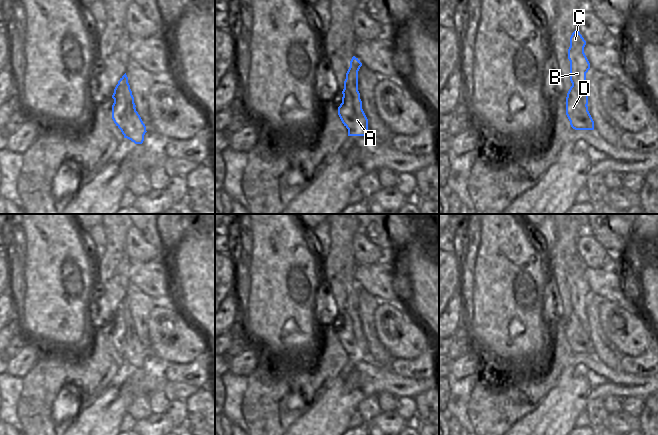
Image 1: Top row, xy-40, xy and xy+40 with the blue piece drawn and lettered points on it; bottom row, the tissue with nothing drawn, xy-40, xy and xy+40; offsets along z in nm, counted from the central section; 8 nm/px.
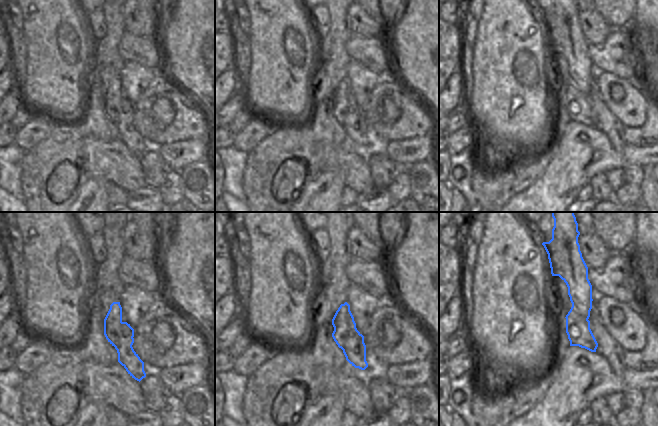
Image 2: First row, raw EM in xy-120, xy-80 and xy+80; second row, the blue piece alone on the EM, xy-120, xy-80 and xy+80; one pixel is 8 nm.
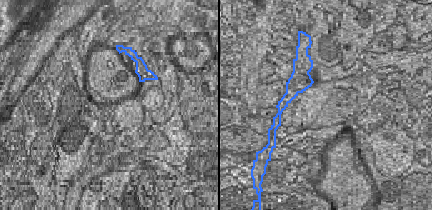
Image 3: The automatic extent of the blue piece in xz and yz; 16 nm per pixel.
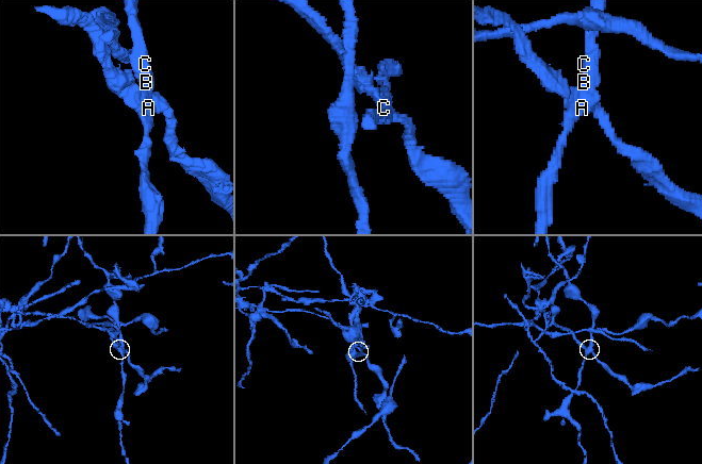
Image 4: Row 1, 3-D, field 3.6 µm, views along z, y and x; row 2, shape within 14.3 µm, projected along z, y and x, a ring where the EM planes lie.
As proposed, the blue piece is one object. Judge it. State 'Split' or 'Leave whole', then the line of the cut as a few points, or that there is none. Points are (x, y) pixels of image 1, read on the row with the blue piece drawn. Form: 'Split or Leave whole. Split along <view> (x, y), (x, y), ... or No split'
Split. Split along xy-40 (118, 83), (123, 87), (125, 108), (130, 118).

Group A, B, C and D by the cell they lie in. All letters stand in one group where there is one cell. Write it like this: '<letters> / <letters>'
A D / B C

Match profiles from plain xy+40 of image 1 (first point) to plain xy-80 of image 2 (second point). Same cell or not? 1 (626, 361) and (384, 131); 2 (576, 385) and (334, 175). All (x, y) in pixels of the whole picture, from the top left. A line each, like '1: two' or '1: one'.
1: two
2: one

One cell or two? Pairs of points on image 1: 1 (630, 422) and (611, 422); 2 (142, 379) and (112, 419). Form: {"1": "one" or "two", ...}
{"1": "one", "2": "one"}

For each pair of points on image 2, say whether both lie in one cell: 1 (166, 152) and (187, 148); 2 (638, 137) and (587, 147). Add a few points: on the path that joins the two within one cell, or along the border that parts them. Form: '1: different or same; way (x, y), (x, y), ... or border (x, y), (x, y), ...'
1: same; way (171, 152), (176, 152), (182, 147)
2: different; border (626, 143), (632, 146), (647, 146)

